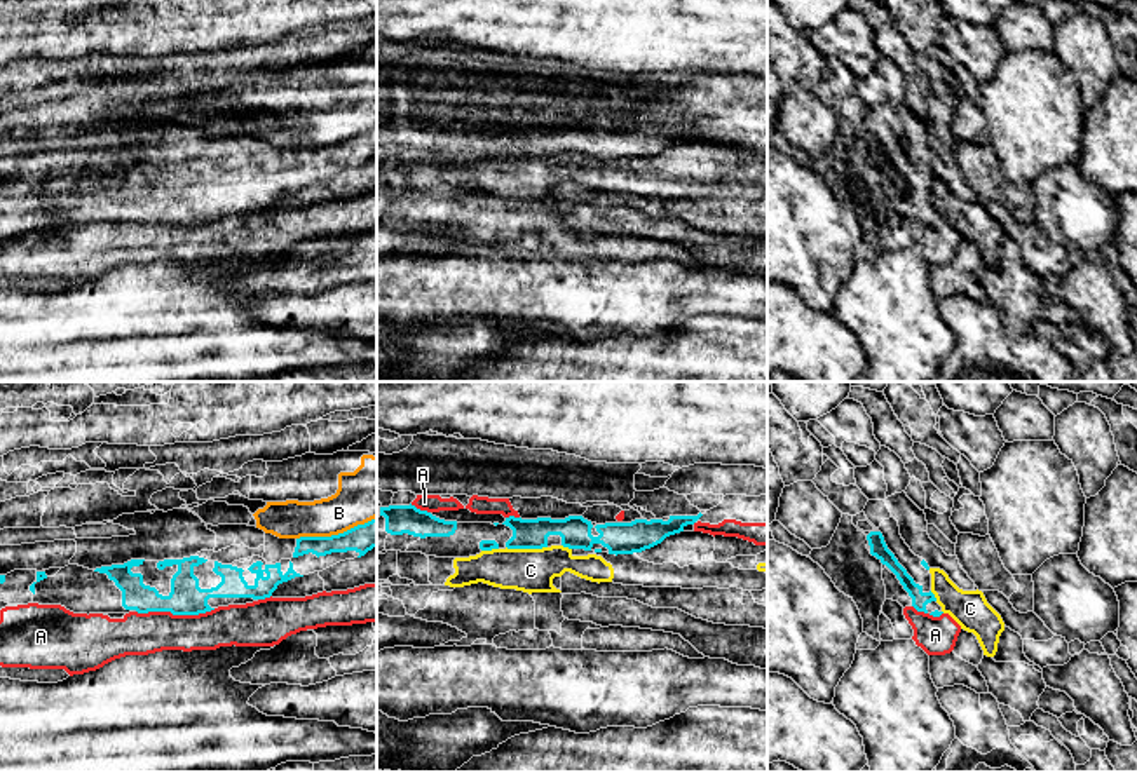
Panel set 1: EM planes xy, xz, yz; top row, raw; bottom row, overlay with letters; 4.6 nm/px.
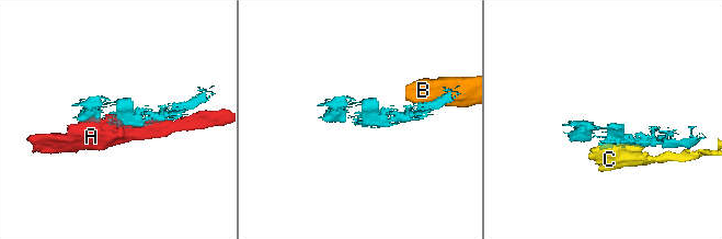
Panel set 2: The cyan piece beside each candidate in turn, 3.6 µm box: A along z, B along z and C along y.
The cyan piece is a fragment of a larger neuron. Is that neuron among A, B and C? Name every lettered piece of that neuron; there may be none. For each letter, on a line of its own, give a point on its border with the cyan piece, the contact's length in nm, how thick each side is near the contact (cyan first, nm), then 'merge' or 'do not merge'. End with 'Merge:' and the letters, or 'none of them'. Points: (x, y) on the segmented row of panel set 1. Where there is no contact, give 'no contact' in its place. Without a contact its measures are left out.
A: xy (175, 614) | 360 nm | 160/190 nm | do not merge
B: xy (335, 535) | 380 nm | 130/240 nm | do not merge
C: xz (527, 548) | 190 nm | 140/200 nm | do not merge
Merge: none of them

